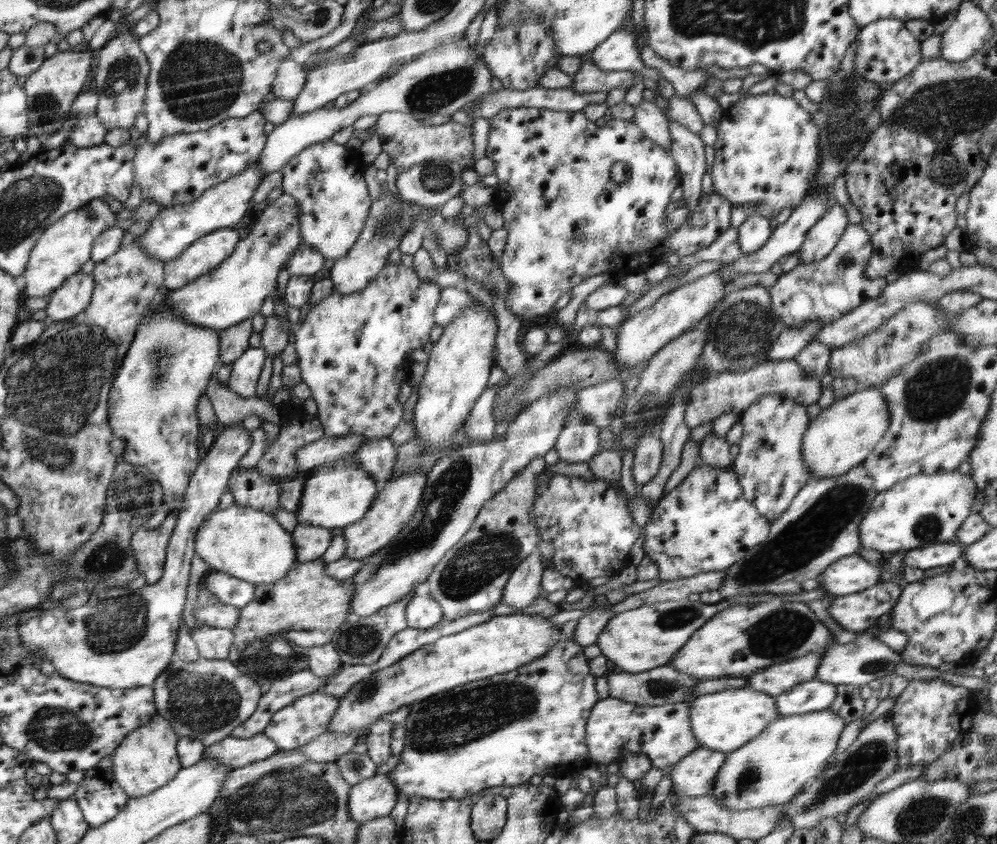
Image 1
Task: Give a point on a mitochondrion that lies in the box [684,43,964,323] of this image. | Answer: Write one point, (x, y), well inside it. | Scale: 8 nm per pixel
(846, 115)

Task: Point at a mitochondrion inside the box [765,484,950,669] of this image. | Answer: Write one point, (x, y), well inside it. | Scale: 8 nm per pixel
(928, 527)

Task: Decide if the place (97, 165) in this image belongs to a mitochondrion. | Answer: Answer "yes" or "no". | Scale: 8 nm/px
no

